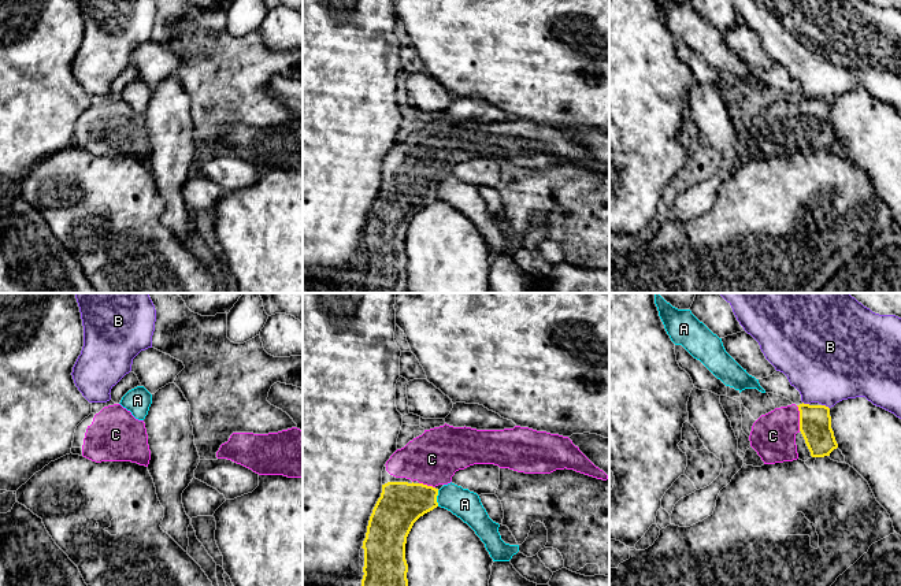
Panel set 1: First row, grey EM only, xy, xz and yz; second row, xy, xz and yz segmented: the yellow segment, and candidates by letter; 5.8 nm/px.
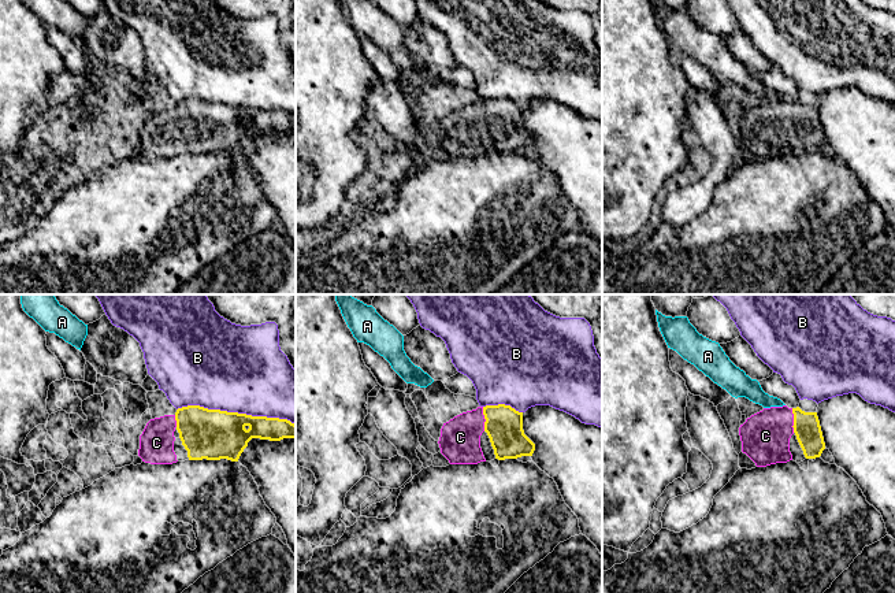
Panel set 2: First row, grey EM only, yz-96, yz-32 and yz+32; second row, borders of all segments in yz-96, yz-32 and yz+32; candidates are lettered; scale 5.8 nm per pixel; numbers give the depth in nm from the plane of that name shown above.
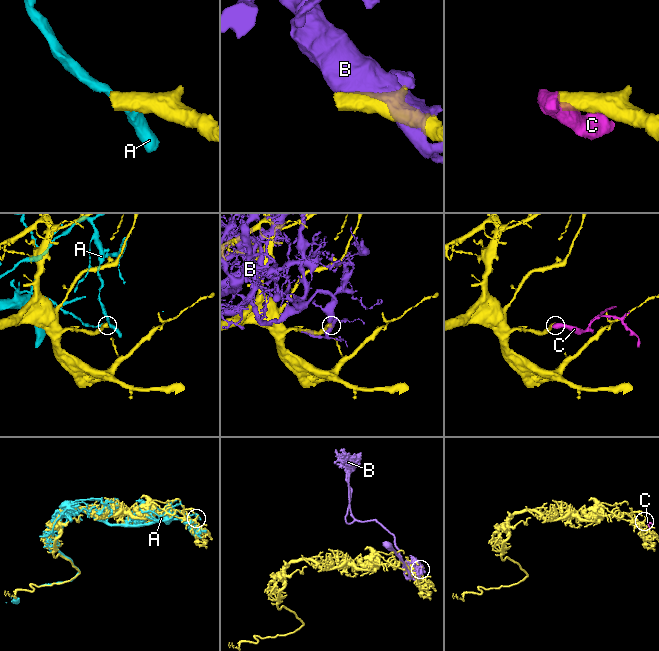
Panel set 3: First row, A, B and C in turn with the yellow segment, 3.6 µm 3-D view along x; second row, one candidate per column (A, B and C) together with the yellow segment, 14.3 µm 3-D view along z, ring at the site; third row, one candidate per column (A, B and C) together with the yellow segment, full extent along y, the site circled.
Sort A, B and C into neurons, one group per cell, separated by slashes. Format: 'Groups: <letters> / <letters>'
Groups: A / B / C

